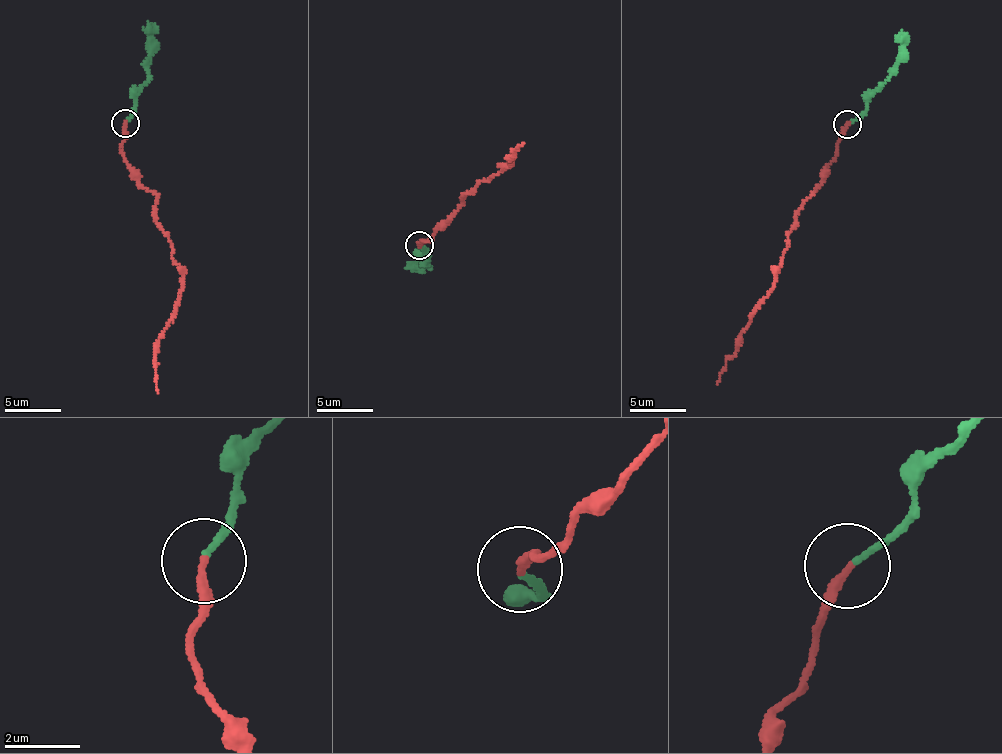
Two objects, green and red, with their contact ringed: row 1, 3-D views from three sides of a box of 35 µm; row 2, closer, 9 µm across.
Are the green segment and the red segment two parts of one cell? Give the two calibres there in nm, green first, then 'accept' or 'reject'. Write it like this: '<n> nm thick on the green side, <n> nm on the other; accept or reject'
150 nm thick on the green side, 240 nm on the other; reject

